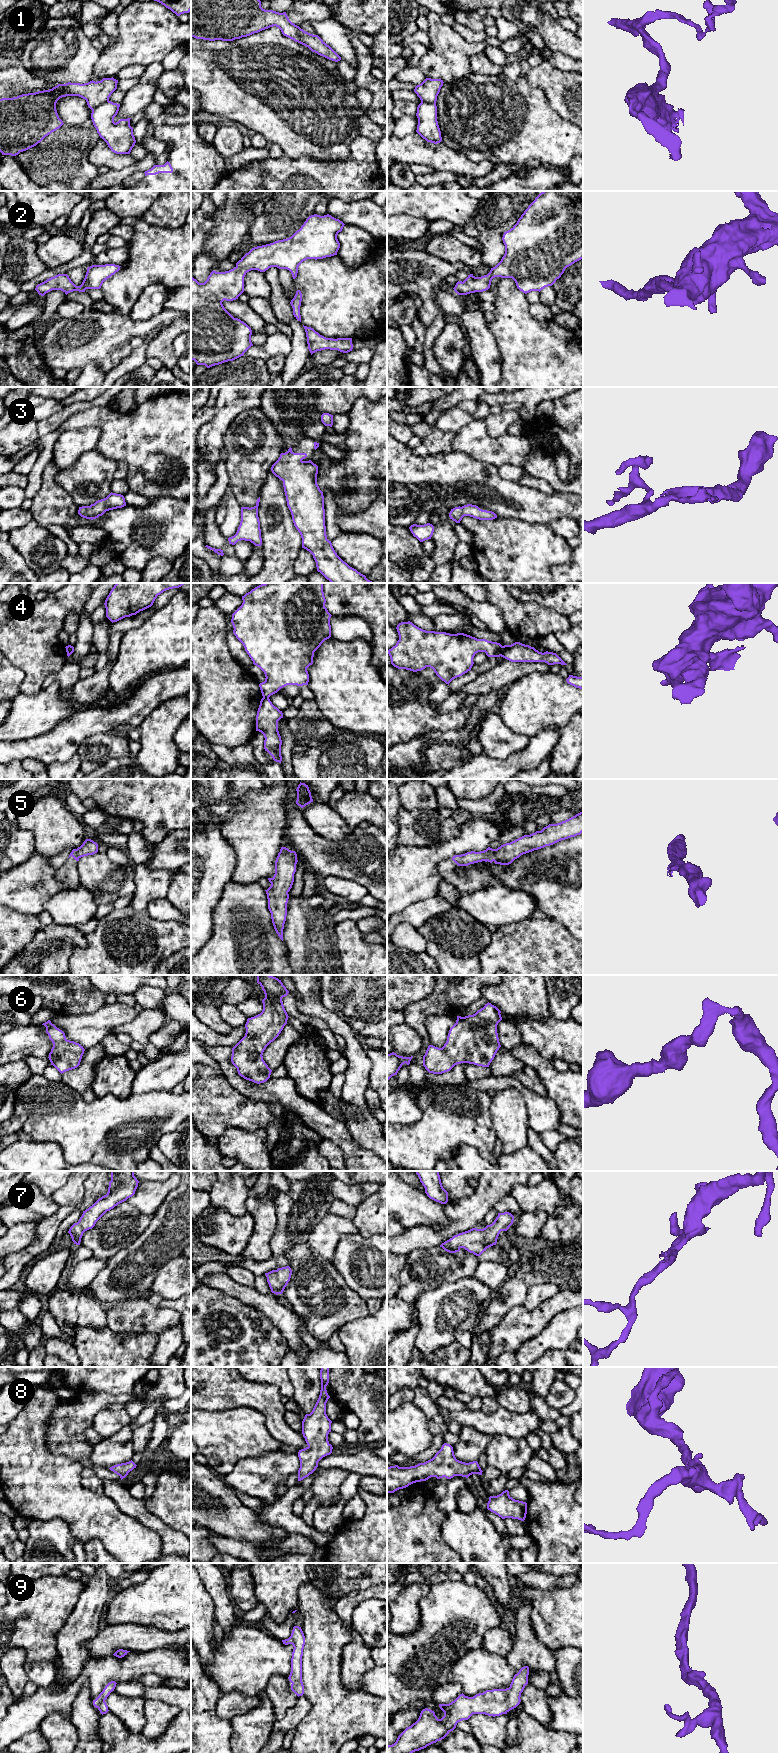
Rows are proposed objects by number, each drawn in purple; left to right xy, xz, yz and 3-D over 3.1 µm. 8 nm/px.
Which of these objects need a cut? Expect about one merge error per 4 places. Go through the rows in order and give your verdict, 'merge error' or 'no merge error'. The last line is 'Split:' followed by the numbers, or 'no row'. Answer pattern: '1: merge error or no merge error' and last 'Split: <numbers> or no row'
1: merge error
2: no merge error
3: no merge error
4: merge error
5: no merge error
6: no merge error
7: no merge error
8: no merge error
9: no merge error
Split: 1, 4

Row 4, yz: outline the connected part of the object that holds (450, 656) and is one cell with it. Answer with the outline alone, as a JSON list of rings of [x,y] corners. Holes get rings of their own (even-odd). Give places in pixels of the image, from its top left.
[[[410,621],[399,623],[396,629],[399,640],[388,650],[391,664],[413,672],[430,667],[448,685],[471,670],[476,653],[485,652],[488,657],[502,653],[500,643],[464,633],[426,631]]]

